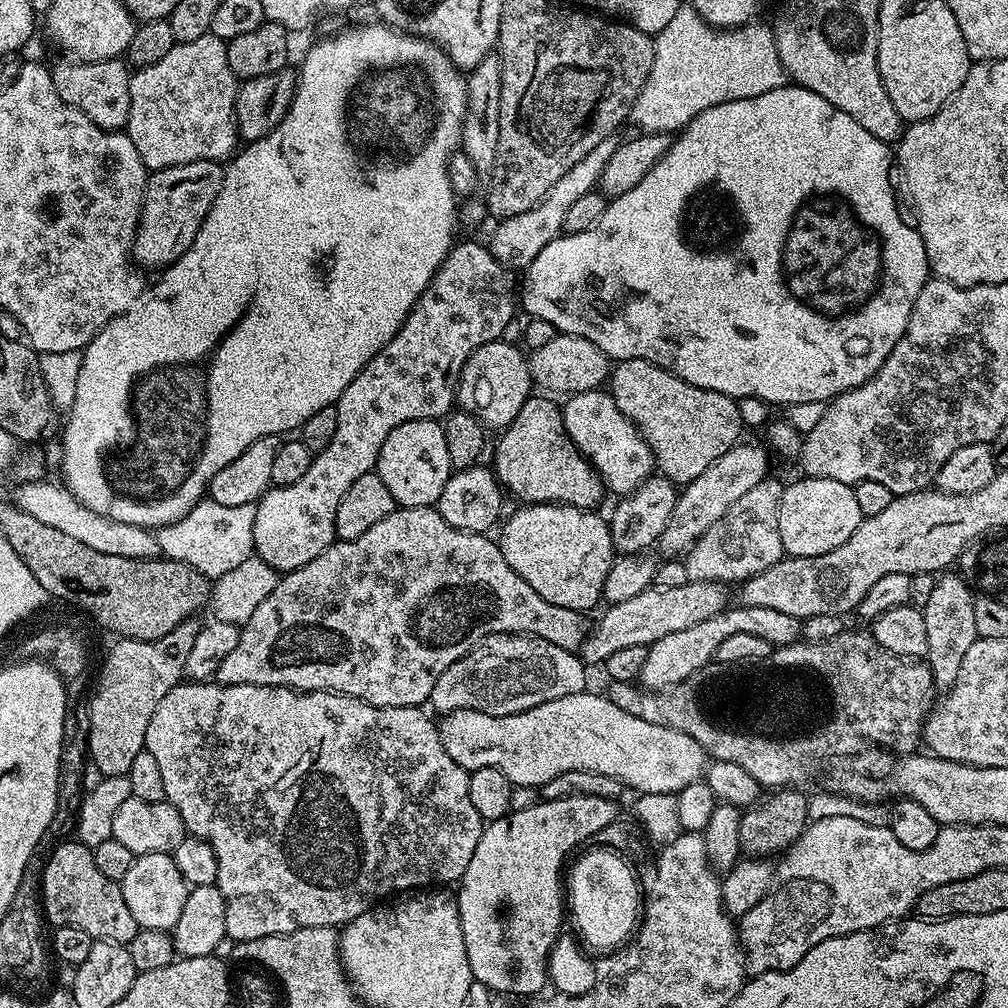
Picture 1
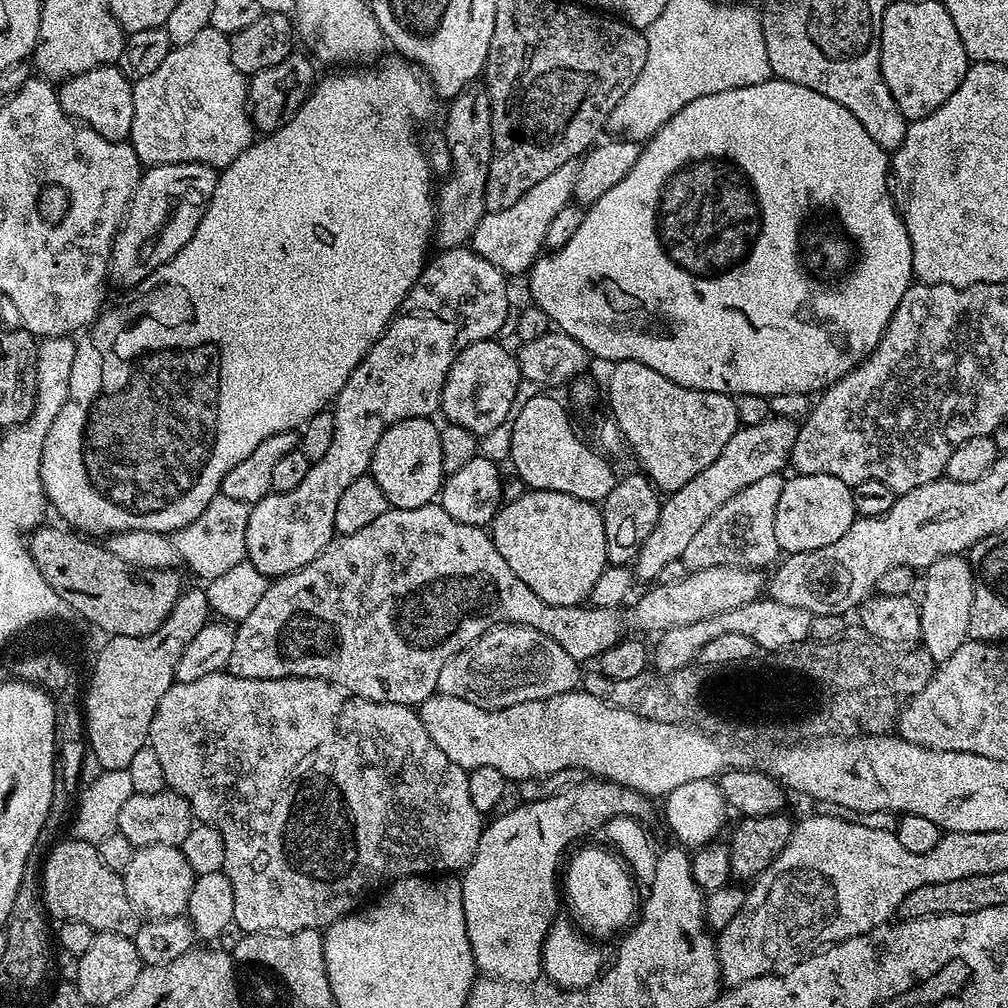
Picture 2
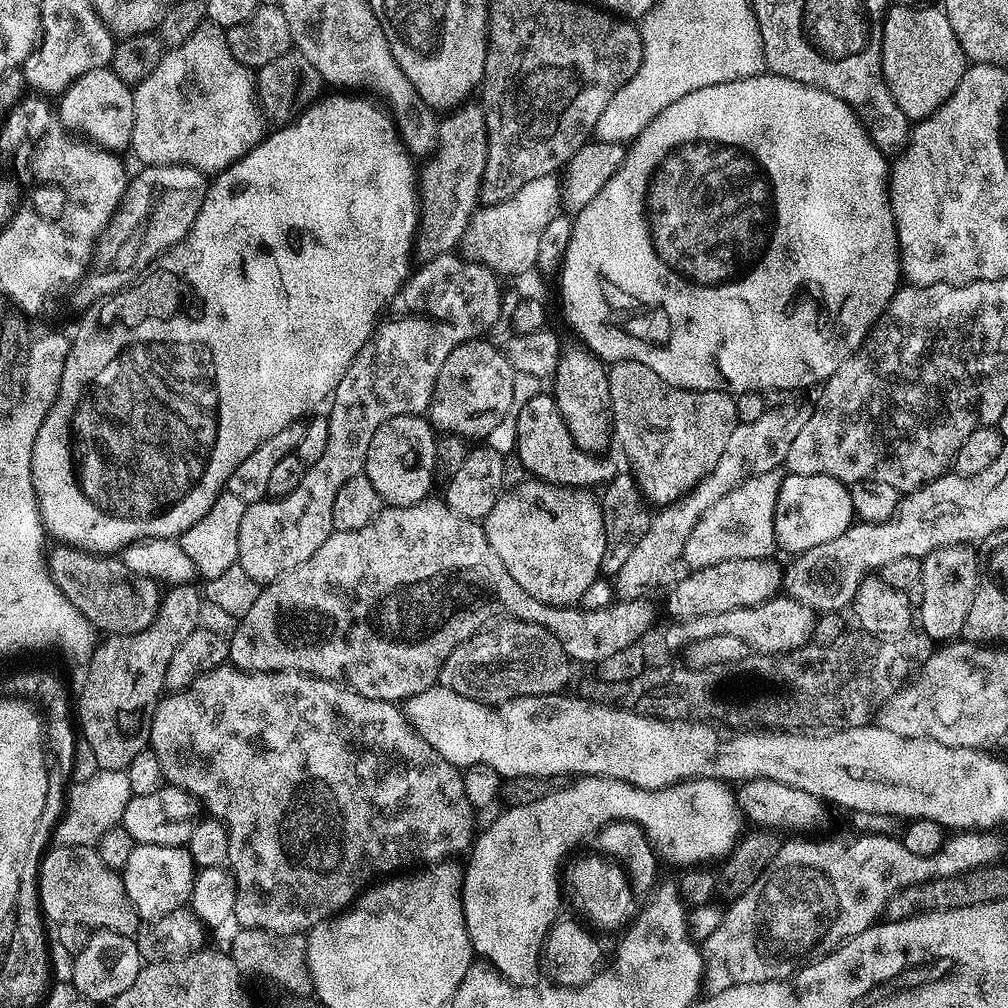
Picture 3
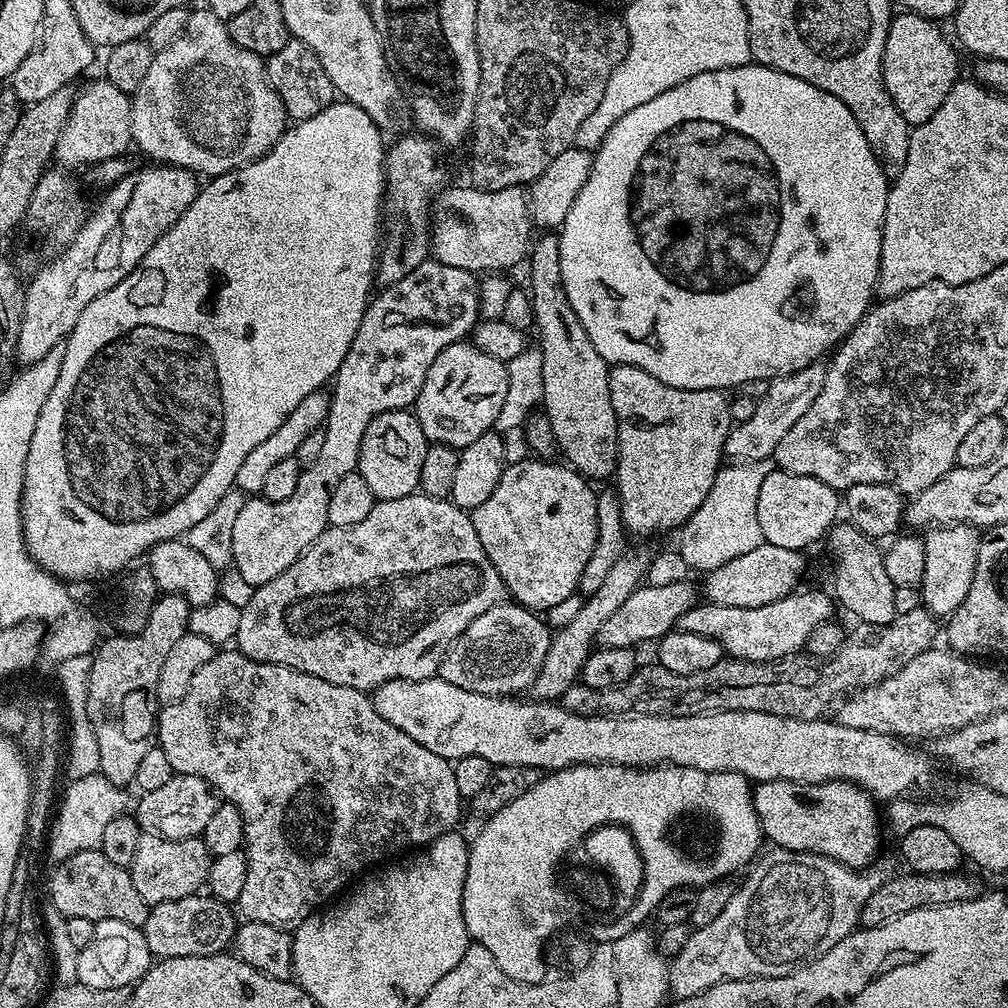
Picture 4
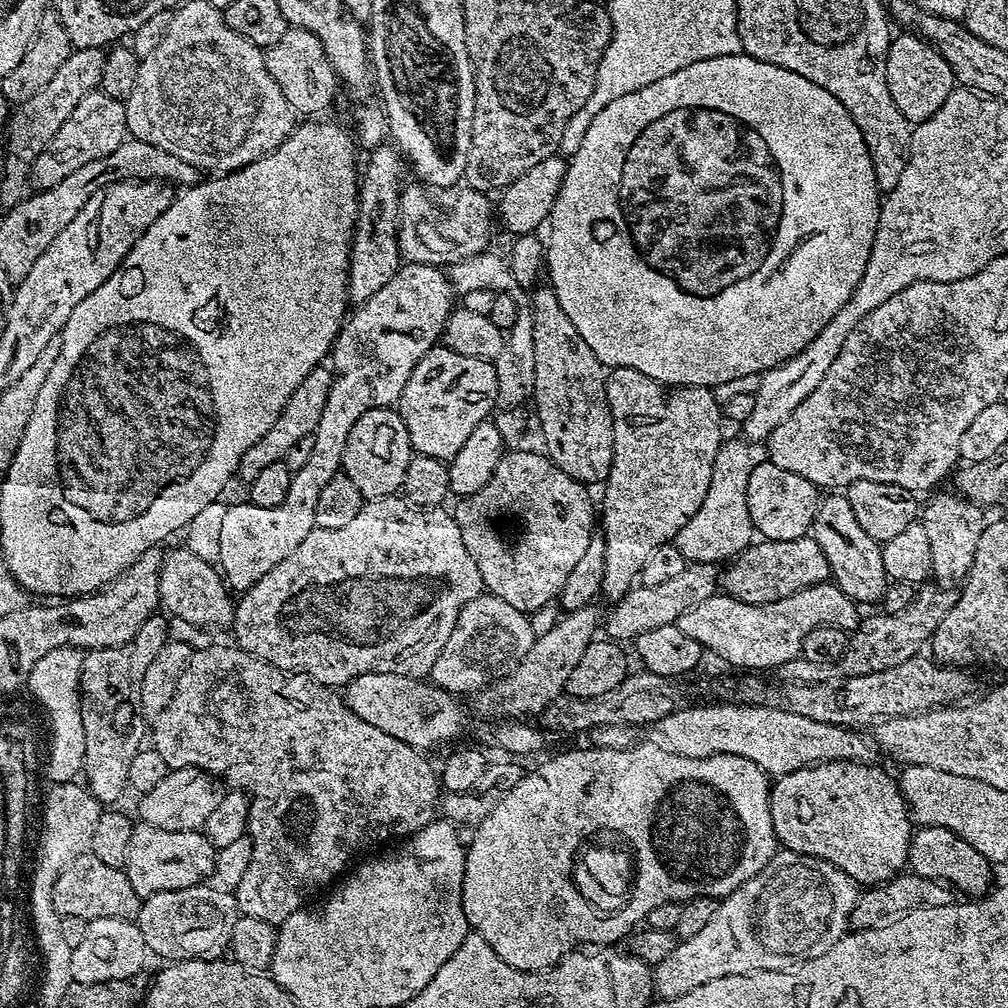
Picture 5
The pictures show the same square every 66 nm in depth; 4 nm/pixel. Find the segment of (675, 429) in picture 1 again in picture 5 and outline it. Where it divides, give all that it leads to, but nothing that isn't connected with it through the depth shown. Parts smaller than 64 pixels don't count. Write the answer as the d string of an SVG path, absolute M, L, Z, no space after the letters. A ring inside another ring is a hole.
M629 368L607 373L606 394L614 426L614 458L603 485L606 570L600 591L617 602L637 583L646 558L658 546L675 541L678 530L698 514L722 443L722 408L711 388L665 386Z

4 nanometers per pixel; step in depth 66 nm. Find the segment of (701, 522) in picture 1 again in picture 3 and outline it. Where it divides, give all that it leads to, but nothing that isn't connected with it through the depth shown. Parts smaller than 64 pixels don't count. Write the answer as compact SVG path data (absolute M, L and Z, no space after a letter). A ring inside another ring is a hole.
M811 403L800 404L797 408L772 406L755 422L737 423L734 434L730 434L730 439L722 449L722 458L718 458L718 466L714 466L714 470L710 470L710 474L706 474L700 485L692 489L687 496L674 504L661 507L657 511L660 513L657 516L655 513L649 519L646 534L638 538L638 546L630 550L626 562L622 562L622 566L614 574L615 599L617 601L645 599L649 595L648 591L660 584L663 567L683 557L686 538L690 538L690 530L694 530L698 518L723 492L735 484L740 484L747 476L757 476L783 465L790 450L790 442L794 442L795 435L802 430L802 426L806 426L812 409Z

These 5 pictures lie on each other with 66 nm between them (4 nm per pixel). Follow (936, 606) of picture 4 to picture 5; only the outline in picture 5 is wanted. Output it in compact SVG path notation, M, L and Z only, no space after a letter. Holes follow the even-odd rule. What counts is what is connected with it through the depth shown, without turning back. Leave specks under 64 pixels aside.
M937 491L936 497L932 500L932 505L928 509L923 509L922 523L926 534L930 534L930 546L932 547L932 576L935 583L940 586L952 586L957 582L963 581L967 577L968 572L972 568L972 555L974 550L978 546L978 538L982 534L986 523L986 517L983 516L981 509L977 505L973 504L971 500L965 498L963 495L955 494L951 496L948 492Z

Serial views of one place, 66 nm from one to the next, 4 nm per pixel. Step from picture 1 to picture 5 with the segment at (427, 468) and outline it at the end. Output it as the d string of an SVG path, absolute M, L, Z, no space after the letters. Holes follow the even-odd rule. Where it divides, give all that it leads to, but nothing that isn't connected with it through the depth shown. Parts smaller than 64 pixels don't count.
M371 408L354 422L344 447L343 475L358 486L365 500L377 500L383 496L397 495L404 487L406 468L410 466L414 449L406 422L402 422L399 411L391 408Z

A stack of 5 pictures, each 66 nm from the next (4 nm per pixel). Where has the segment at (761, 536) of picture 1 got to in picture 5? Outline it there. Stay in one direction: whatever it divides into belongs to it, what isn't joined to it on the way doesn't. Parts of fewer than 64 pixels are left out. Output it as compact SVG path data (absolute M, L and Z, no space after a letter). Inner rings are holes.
M725 439L721 443L718 458L714 458L714 474L710 474L710 490L706 490L706 498L702 498L698 514L678 530L674 543L685 561L719 565L720 560L731 561L753 543L754 529L746 506L746 486L750 486L754 466L768 459L768 449L763 443L739 439Z

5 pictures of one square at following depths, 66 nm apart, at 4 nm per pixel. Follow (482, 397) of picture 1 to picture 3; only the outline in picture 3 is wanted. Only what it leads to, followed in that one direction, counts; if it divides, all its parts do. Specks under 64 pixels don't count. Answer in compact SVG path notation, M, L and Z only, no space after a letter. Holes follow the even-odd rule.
M488 338L467 340L465 344L450 350L450 358L442 362L426 413L427 419L440 434L462 436L468 442L476 442L472 440L479 436L480 439L488 437L510 407L516 374L516 369L503 351L497 345L495 348Z

